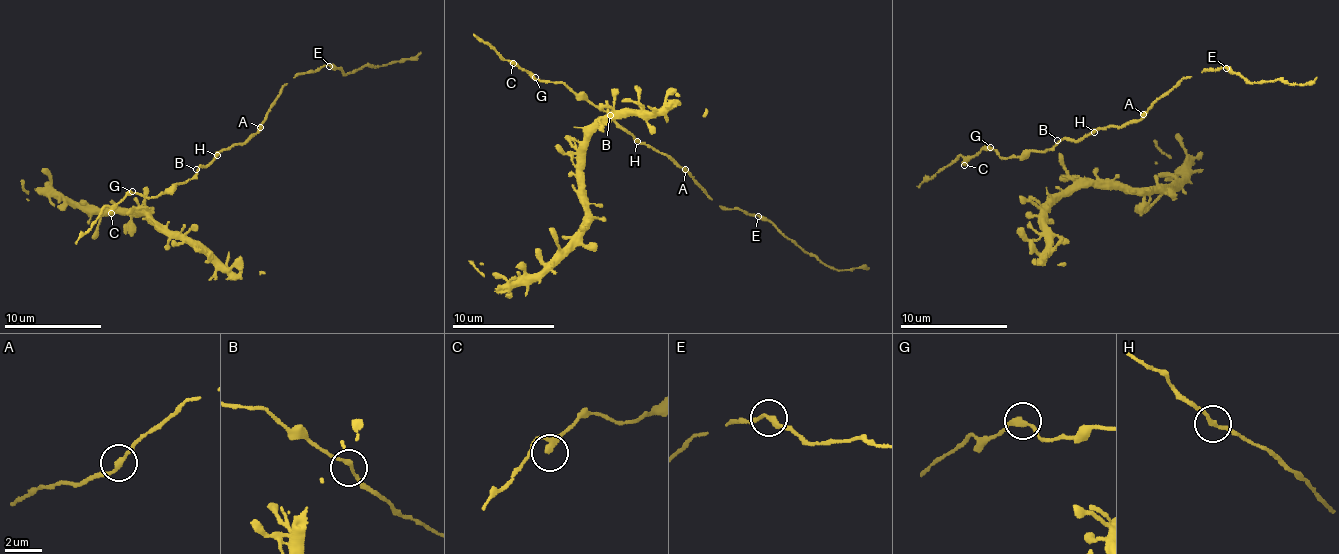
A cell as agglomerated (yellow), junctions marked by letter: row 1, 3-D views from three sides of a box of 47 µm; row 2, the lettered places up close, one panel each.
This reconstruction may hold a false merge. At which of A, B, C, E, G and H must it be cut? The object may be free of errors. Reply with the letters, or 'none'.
none

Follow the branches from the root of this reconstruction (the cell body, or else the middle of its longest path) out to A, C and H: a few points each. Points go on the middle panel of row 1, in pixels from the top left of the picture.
A: (613, 118), (640, 143), (671, 156), (685, 169)
C: (613, 118), (584, 98), (575, 96), (561, 82), (535, 80), (513, 63)
H: (613, 118), (637, 141)

